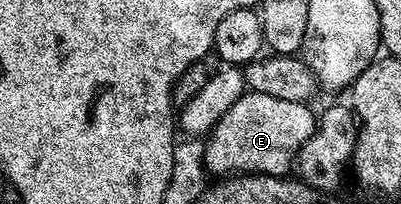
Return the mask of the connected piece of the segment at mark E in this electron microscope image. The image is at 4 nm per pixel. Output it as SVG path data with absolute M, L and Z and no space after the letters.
M242 93L205 139L205 169L214 176L285 175L285 170L295 165L302 145L317 129L317 115L306 105L305 101Z

